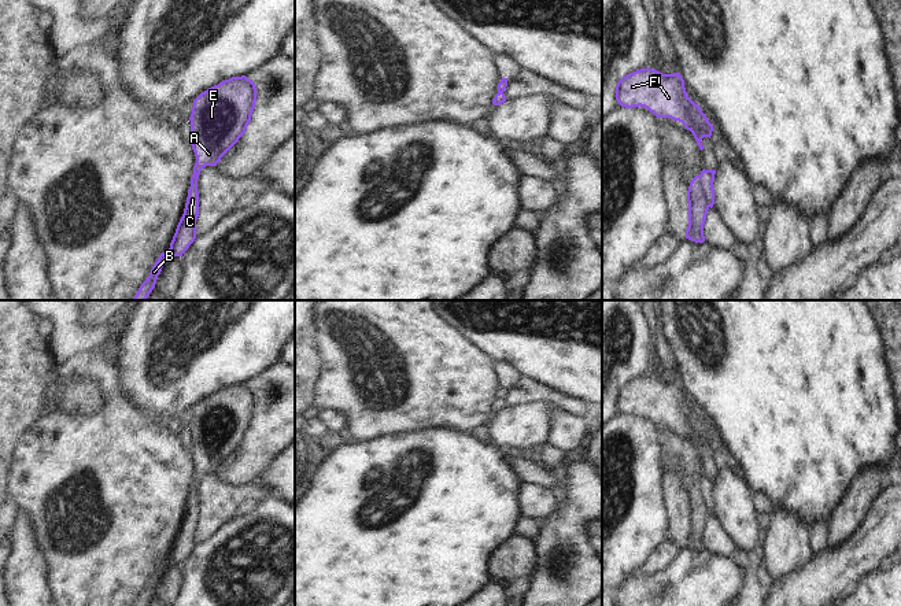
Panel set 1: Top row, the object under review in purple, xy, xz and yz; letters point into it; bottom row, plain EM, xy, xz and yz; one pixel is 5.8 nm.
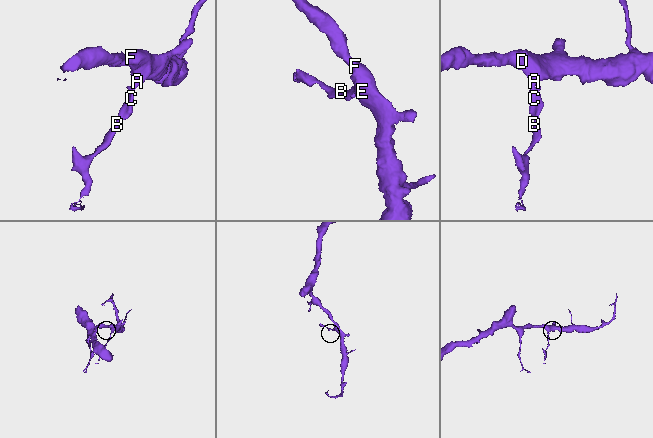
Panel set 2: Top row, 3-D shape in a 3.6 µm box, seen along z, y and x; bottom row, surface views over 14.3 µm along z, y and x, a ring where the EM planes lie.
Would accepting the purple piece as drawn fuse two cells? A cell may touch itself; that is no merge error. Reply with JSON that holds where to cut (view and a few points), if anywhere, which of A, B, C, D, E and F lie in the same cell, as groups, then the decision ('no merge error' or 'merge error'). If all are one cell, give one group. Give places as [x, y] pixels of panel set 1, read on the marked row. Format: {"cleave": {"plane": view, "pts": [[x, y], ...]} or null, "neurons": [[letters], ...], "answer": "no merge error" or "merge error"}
{"cleave": {"plane": "yz", "pts": [[698, 176], [709, 206]]}, "neurons": [["A", "C", "D", "E", "F"], ["B"]], "answer": "merge error"}

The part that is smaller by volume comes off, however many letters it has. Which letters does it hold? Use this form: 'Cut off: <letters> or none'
Cut off: B

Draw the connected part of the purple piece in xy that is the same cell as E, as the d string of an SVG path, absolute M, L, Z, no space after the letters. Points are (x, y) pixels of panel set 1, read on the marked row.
M245 75L232 77L202 92L192 107L191 137L196 156L193 181L188 189L184 214L166 254L182 256L196 239L199 217L197 178L203 167L217 166L221 158L245 133L256 101L255 84Z

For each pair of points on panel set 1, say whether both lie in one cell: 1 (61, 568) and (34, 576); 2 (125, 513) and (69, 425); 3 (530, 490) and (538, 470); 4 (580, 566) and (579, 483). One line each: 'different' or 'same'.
1: different
2: same
3: different
4: same

